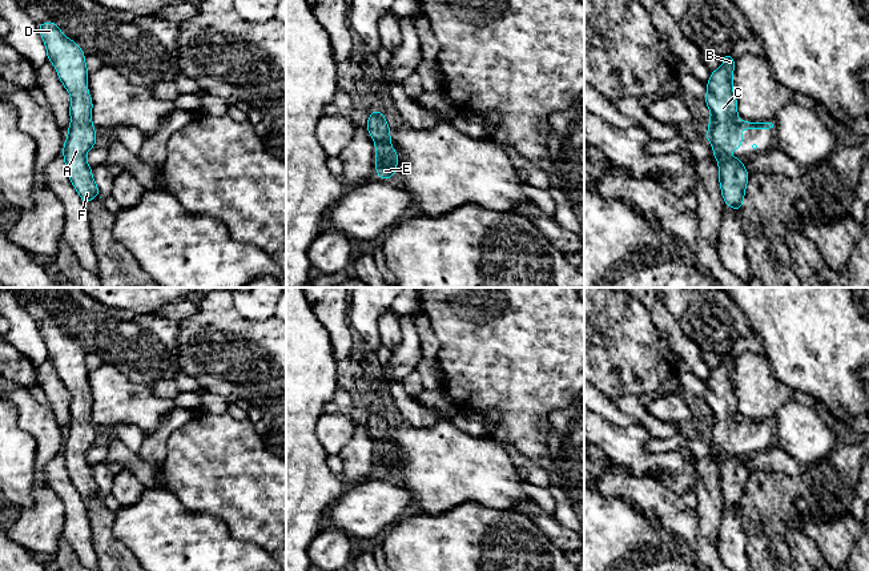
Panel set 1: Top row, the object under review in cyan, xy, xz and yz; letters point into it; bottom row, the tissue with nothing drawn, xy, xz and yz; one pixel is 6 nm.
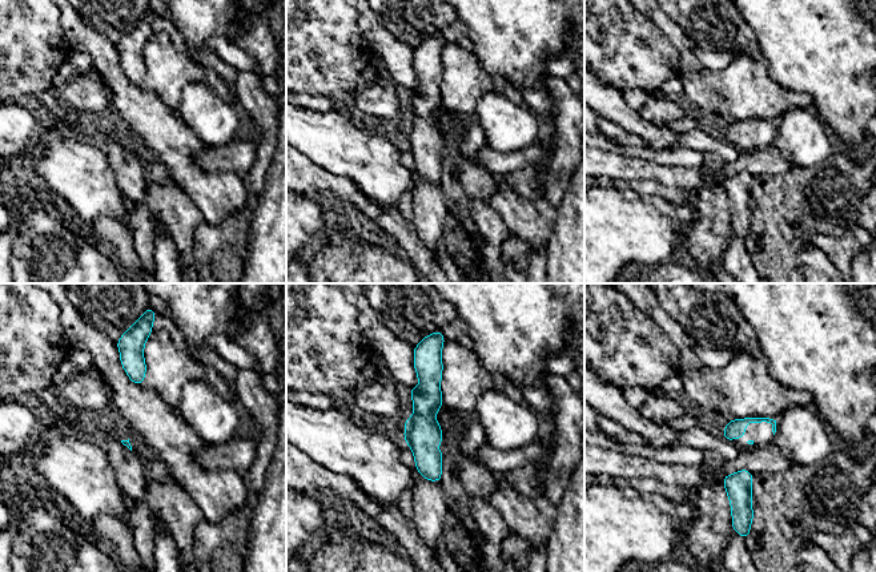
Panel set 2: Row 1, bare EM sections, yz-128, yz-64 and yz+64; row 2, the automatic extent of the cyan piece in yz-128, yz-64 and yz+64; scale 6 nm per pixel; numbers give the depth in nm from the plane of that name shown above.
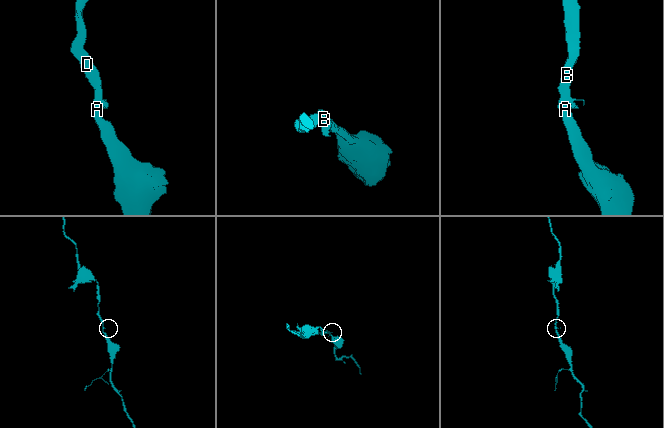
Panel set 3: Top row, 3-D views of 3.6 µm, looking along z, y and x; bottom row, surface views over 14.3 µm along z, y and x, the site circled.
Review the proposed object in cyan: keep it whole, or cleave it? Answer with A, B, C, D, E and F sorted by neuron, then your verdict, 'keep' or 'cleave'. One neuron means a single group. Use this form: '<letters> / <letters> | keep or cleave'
A B C D E F | keep

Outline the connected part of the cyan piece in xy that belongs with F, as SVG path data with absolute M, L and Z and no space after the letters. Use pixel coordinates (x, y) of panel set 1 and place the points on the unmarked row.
M55 319L37 325L47 345L48 358L55 363L59 377L72 395L69 411L71 423L64 441L63 454L68 475L87 503L98 486L87 461L87 450L96 443L96 430L92 423L92 395L88 391L88 366L80 345L65 335Z

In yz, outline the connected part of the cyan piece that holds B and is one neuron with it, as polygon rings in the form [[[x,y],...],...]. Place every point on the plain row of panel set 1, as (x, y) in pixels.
[[[731,351],[723,354],[724,362],[711,370],[707,381],[705,402],[711,407],[709,429],[704,430],[713,446],[713,455],[719,461],[719,479],[724,500],[732,507],[741,508],[744,490],[749,471],[743,458],[729,453],[741,445],[743,427],[769,427],[772,421],[740,419],[737,414],[737,398],[733,394],[732,371],[735,358]]]

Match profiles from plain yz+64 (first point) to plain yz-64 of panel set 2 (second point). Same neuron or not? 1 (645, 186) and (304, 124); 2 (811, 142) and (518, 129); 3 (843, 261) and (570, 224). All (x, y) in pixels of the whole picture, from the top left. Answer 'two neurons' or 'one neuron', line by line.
1: two neurons
2: one neuron
3: two neurons

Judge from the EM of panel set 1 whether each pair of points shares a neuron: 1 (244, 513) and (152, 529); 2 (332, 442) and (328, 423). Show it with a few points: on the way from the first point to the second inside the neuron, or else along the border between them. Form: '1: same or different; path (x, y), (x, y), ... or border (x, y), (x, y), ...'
1: different; border (186, 507), (218, 517), (230, 534), (238, 538)
2: same; path (332, 438), (332, 427)

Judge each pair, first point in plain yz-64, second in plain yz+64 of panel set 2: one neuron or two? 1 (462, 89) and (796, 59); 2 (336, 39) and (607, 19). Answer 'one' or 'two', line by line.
1: two
2: one

